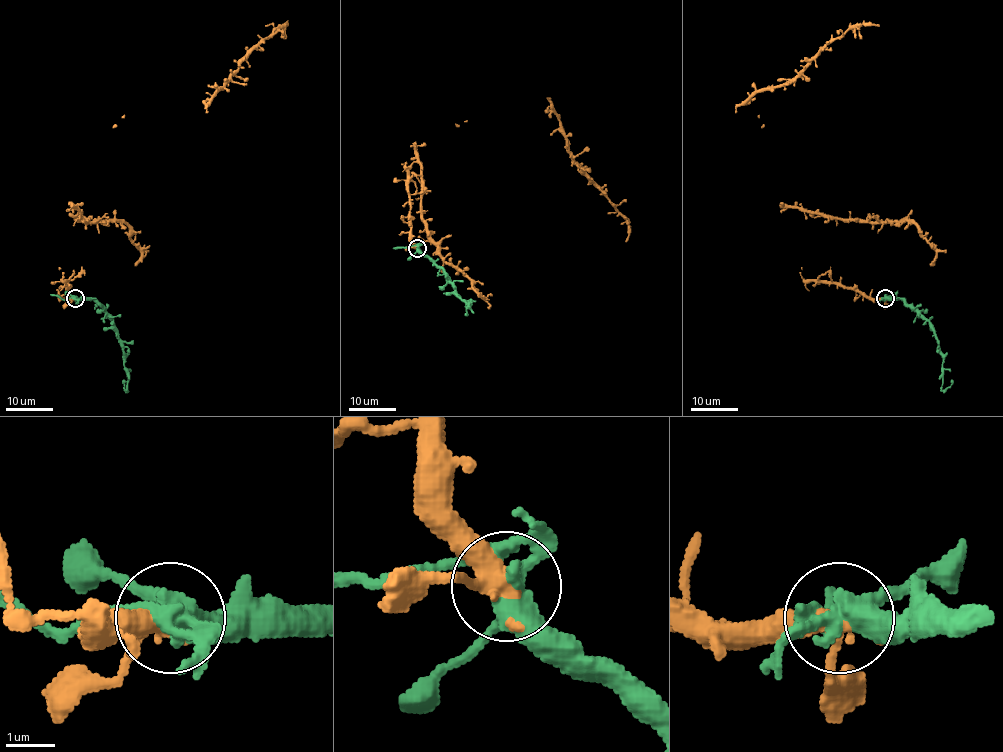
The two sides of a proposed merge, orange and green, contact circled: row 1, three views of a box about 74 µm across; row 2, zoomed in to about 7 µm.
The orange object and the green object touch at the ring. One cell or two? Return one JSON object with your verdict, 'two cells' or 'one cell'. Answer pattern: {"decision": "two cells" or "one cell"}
{"decision": "one cell"}

